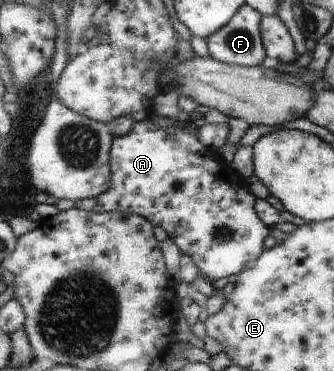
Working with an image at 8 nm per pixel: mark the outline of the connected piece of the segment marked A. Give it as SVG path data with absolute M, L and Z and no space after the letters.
M147 114L145 119L135 122L131 134L115 135L111 148L110 190L95 198L77 201L75 207L94 213L119 211L146 217L155 227L163 228L181 254L190 256L201 275L212 283L251 268L265 252L270 228L255 210L256 198L251 194L246 178L232 164L221 162L213 149L199 140L199 123L177 121L177 126L155 127L151 117Z

